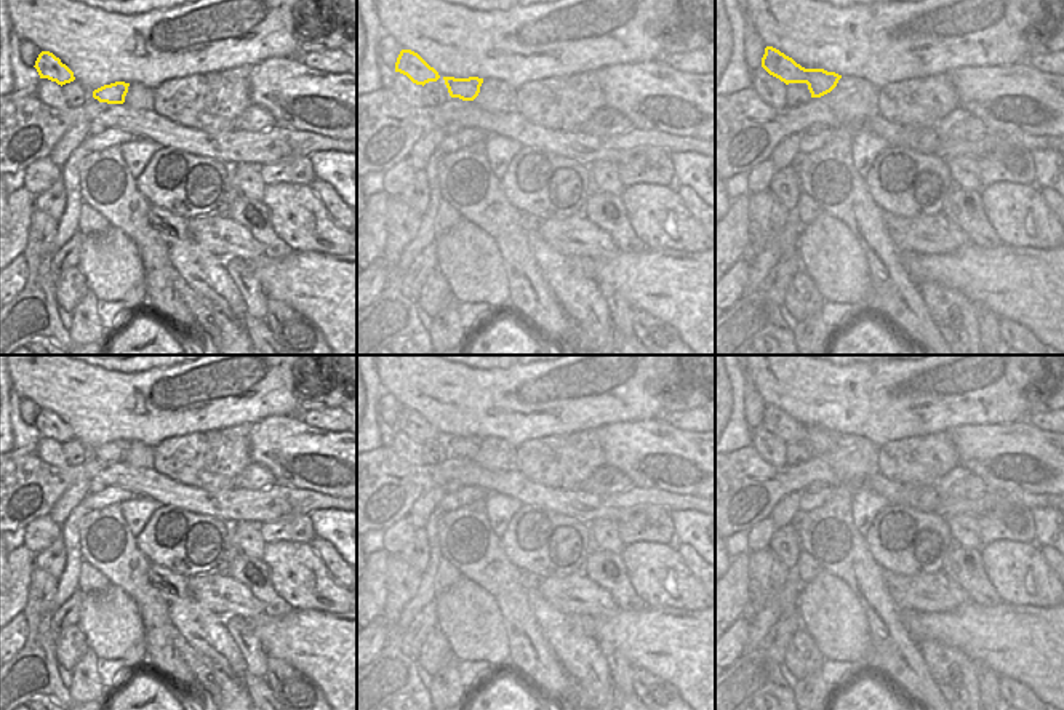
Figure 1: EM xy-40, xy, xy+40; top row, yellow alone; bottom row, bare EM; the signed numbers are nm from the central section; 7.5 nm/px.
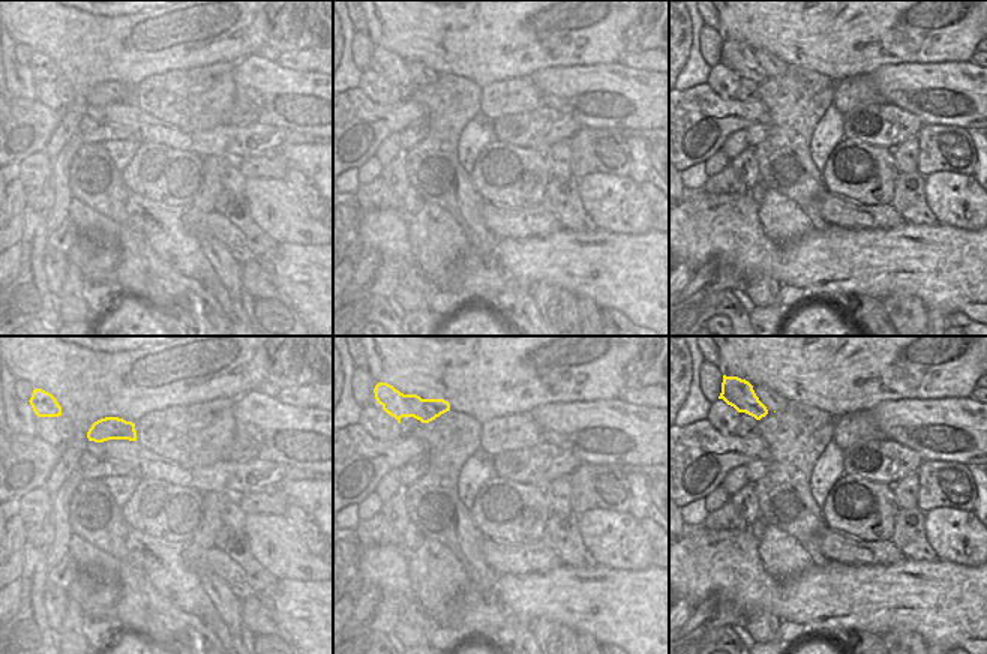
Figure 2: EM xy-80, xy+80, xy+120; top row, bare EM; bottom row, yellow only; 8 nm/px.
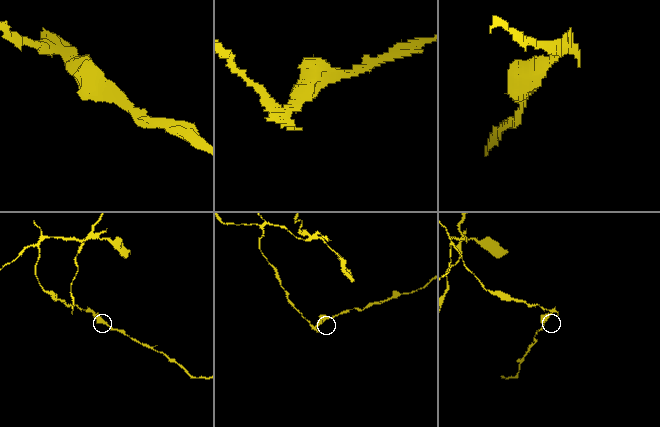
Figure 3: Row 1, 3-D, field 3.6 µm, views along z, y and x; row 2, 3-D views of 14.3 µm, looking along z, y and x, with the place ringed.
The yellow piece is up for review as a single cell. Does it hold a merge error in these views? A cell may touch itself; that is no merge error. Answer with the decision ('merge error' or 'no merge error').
merge error

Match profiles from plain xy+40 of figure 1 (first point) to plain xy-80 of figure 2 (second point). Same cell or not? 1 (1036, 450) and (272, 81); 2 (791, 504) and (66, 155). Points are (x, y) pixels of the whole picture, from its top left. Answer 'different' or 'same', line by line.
1: same
2: different

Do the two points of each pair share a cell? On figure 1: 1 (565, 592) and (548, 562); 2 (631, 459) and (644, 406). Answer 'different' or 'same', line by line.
1: different
2: different

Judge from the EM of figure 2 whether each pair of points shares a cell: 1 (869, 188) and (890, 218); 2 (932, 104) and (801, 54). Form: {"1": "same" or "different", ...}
{"1": "different", "2": "different"}

